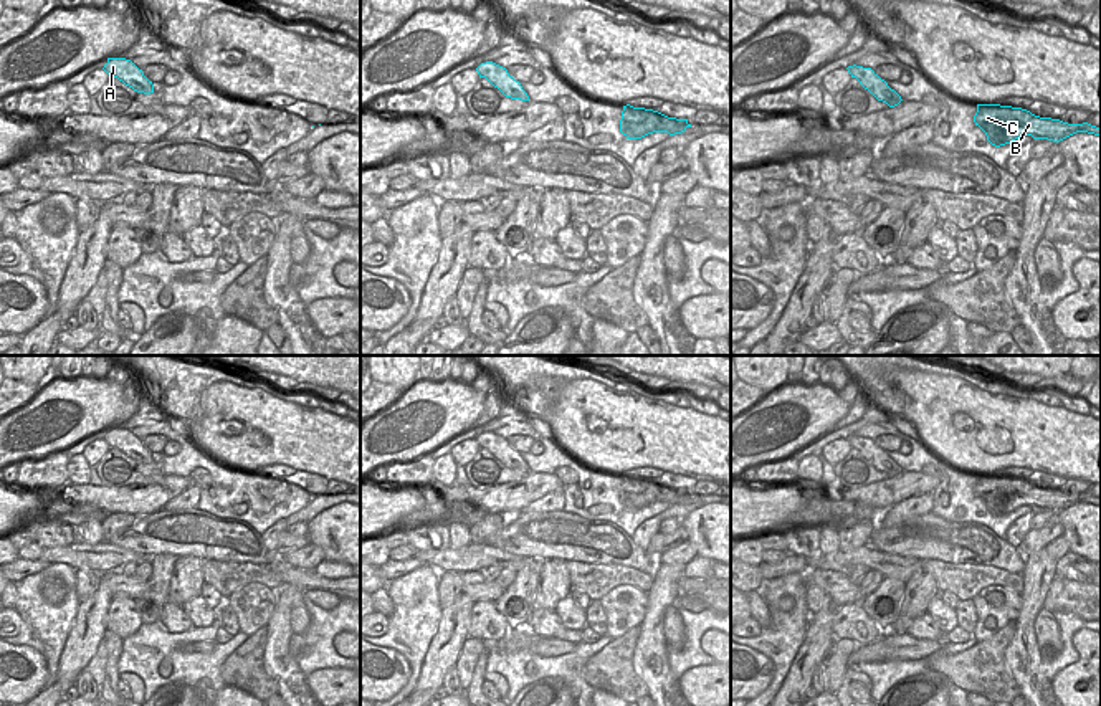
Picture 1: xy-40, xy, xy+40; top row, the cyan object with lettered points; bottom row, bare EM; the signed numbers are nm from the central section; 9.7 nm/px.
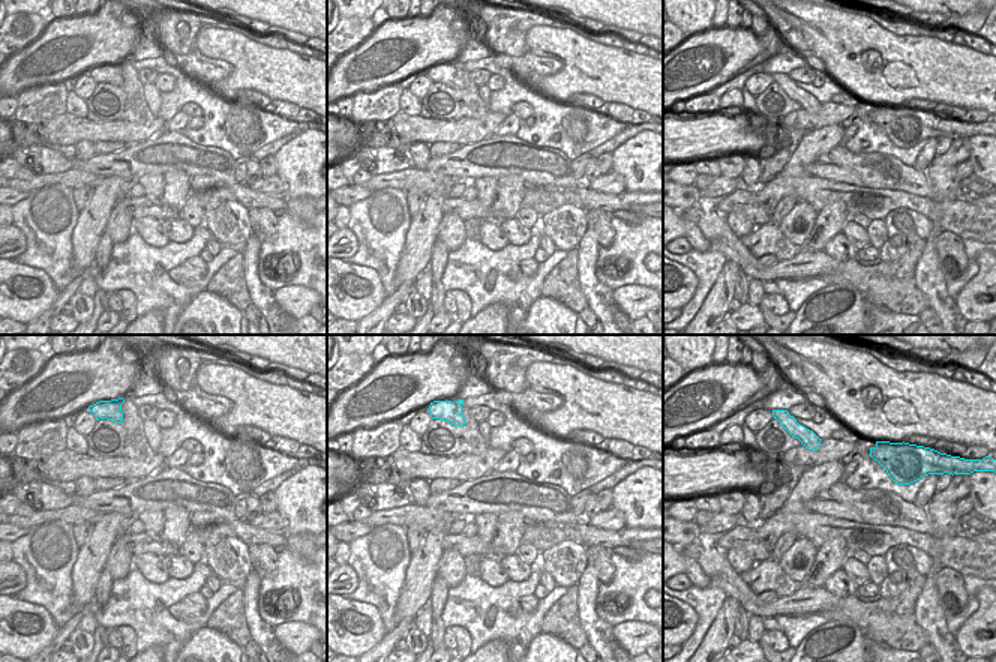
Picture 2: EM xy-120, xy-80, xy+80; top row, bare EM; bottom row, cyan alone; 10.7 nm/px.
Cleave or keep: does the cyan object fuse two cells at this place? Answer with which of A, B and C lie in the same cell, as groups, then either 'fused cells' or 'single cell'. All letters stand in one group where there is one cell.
groups A / B C; fused cells

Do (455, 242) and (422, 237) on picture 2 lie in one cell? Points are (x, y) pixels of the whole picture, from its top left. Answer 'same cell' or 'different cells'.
different cells

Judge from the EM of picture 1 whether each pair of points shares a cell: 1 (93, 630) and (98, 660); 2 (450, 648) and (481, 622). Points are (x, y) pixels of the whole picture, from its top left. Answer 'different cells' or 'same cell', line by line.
1: different cells
2: different cells

